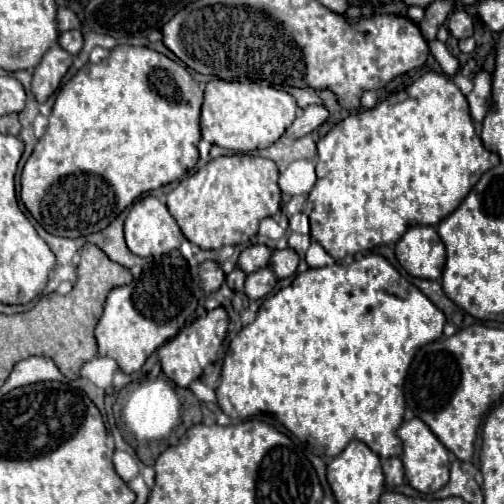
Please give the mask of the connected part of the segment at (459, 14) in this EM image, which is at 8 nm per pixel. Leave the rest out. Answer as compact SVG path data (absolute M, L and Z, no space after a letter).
M456 10L448 18L448 28L454 38L468 38L472 36L472 18L464 10Z

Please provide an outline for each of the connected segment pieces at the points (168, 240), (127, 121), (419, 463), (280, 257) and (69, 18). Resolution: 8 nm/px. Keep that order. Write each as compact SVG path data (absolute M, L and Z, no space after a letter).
M144 196L132 204L132 208L126 216L126 222L124 222L124 236L126 236L126 244L128 244L130 252L134 252L136 256L168 254L170 250L180 248L180 244L184 240L184 234L178 228L172 214L168 212L166 204L160 202L156 196Z
M118 46L98 64L88 62L58 92L46 134L22 170L20 198L34 220L54 236L78 238L106 228L144 192L184 178L198 162L200 84L188 70L160 52Z
M412 418L412 420L404 422L398 430L398 436L404 444L402 464L404 464L404 472L406 472L406 478L412 488L430 494L430 492L440 490L444 484L448 484L448 480L450 480L450 452L434 436L434 432L430 432L430 428L426 424L422 424L422 420Z
M292 248L272 252L272 270L278 278L288 278L298 268L298 254Z
M60 6L60 8L58 8L56 20L58 20L58 30L60 30L60 32L72 30L72 28L80 28L78 16L76 16L70 8L66 8L66 6Z

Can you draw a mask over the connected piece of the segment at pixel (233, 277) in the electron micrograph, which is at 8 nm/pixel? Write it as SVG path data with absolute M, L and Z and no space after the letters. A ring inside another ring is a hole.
M234 268L234 270L226 276L226 284L228 284L232 290L242 290L242 288L244 288L244 282L246 282L246 274L244 274L240 268Z

